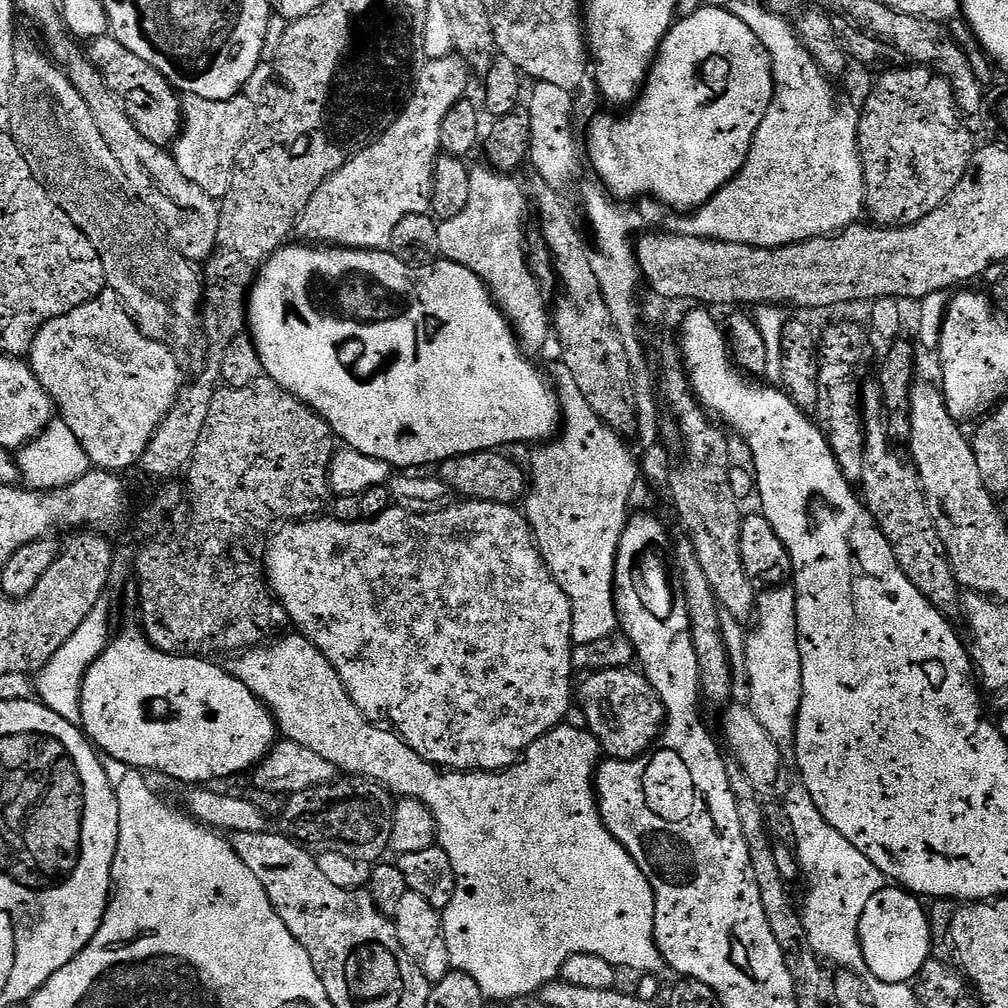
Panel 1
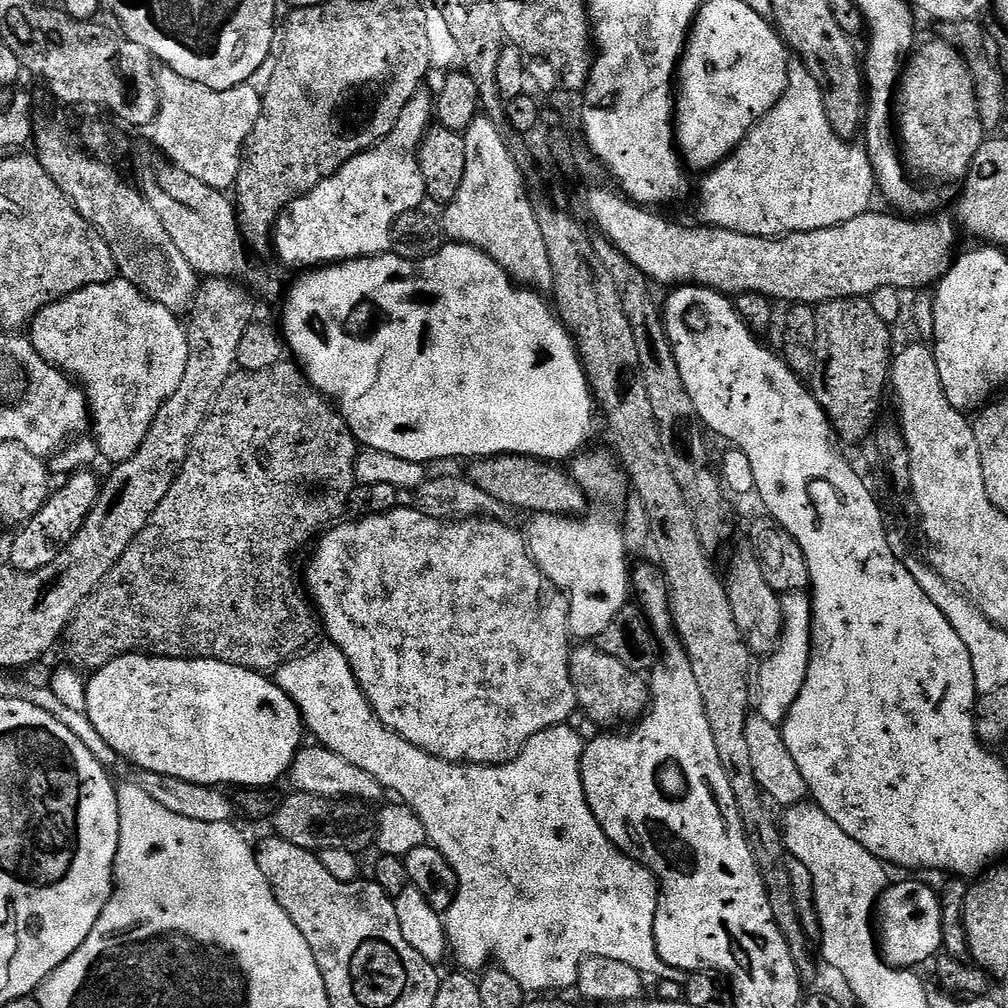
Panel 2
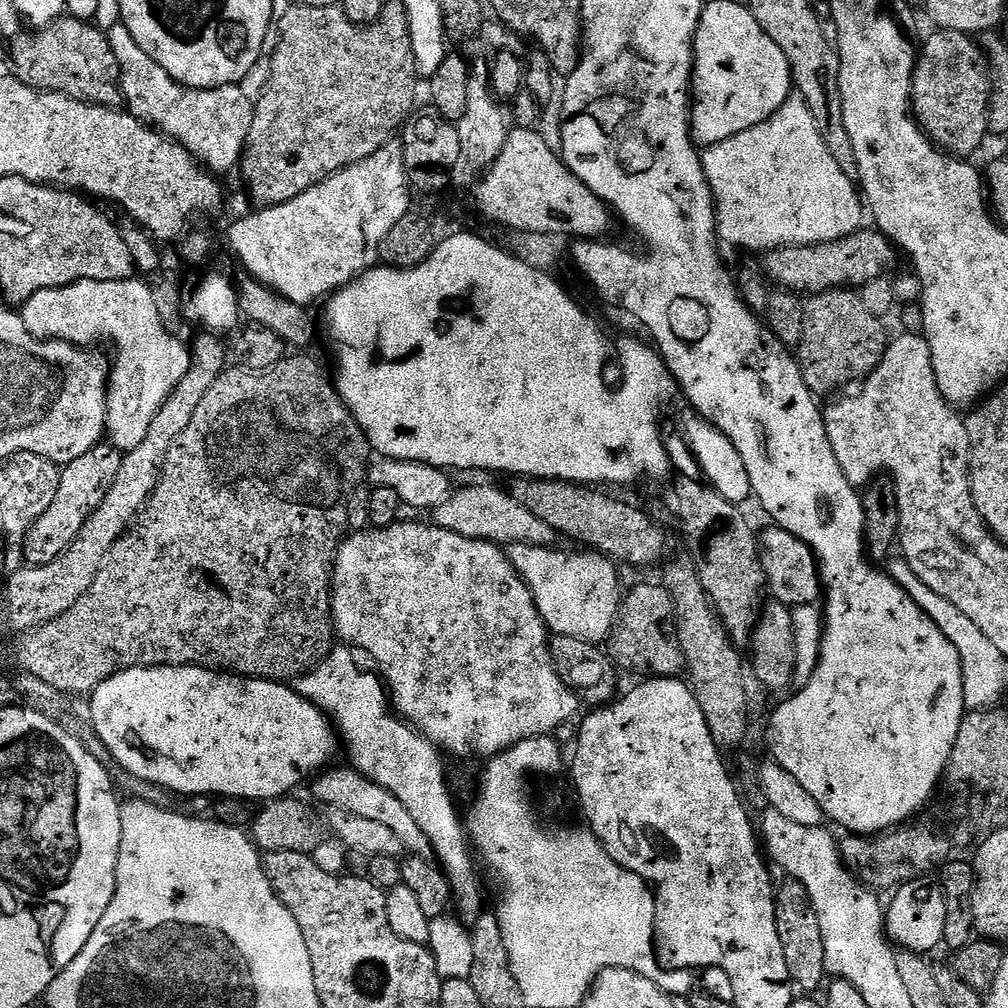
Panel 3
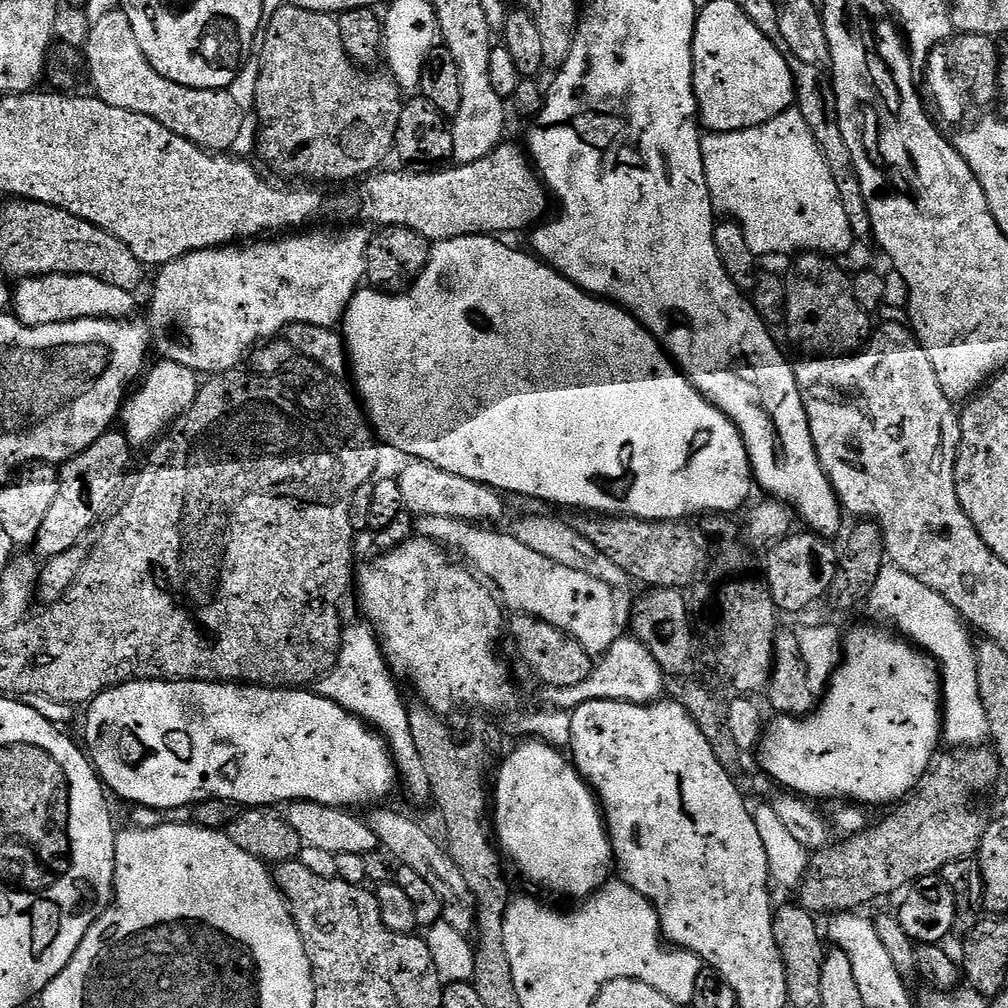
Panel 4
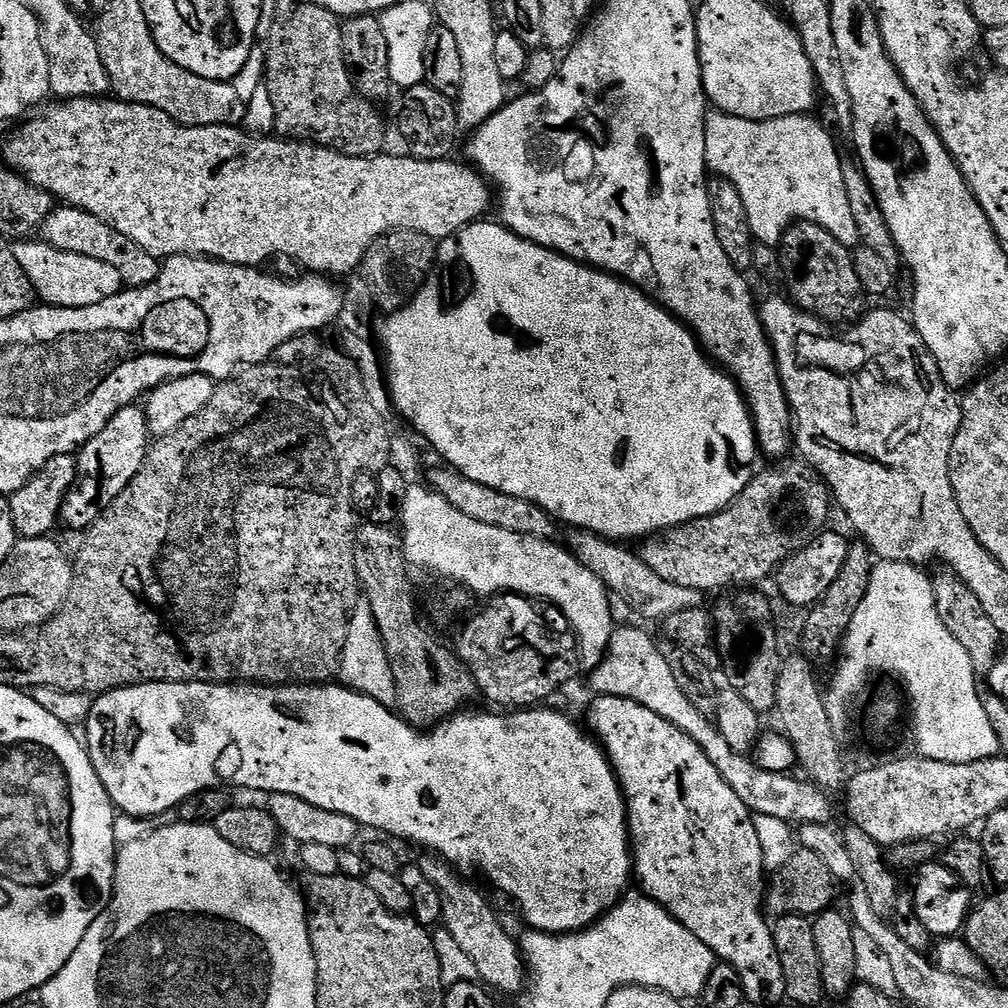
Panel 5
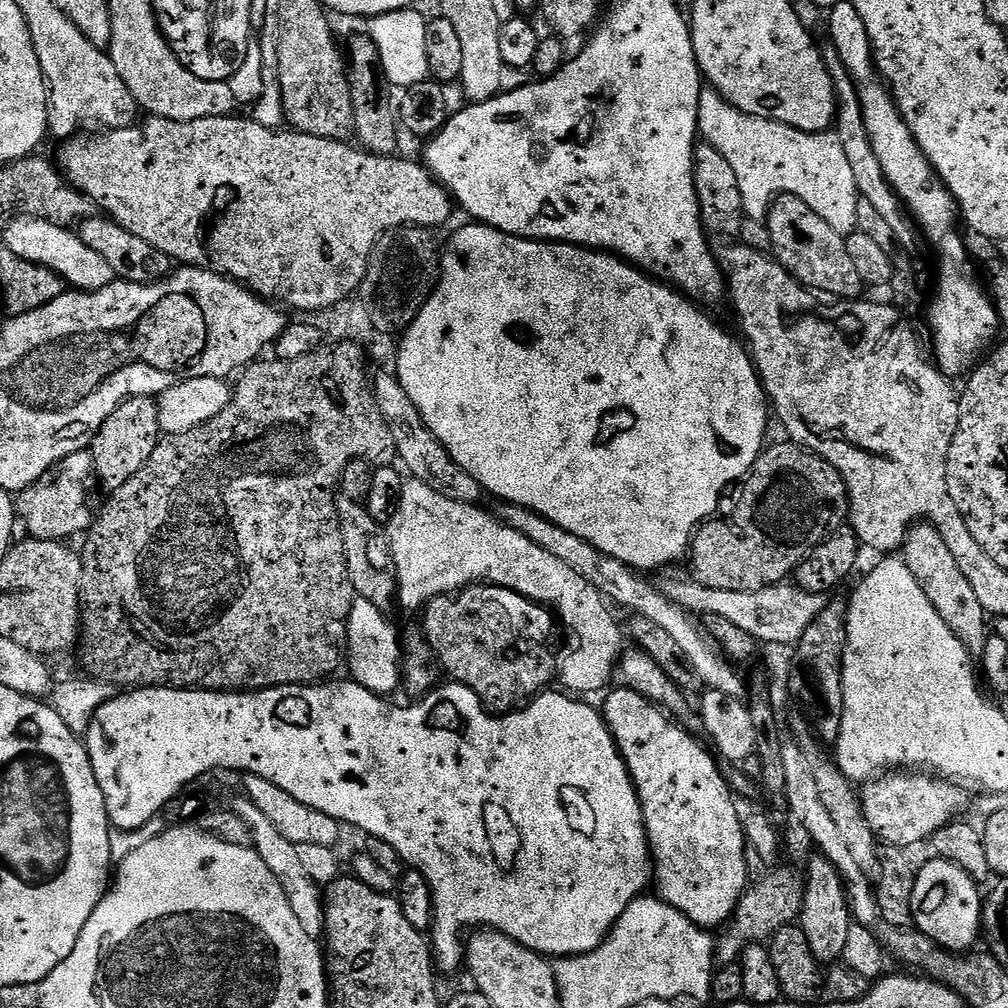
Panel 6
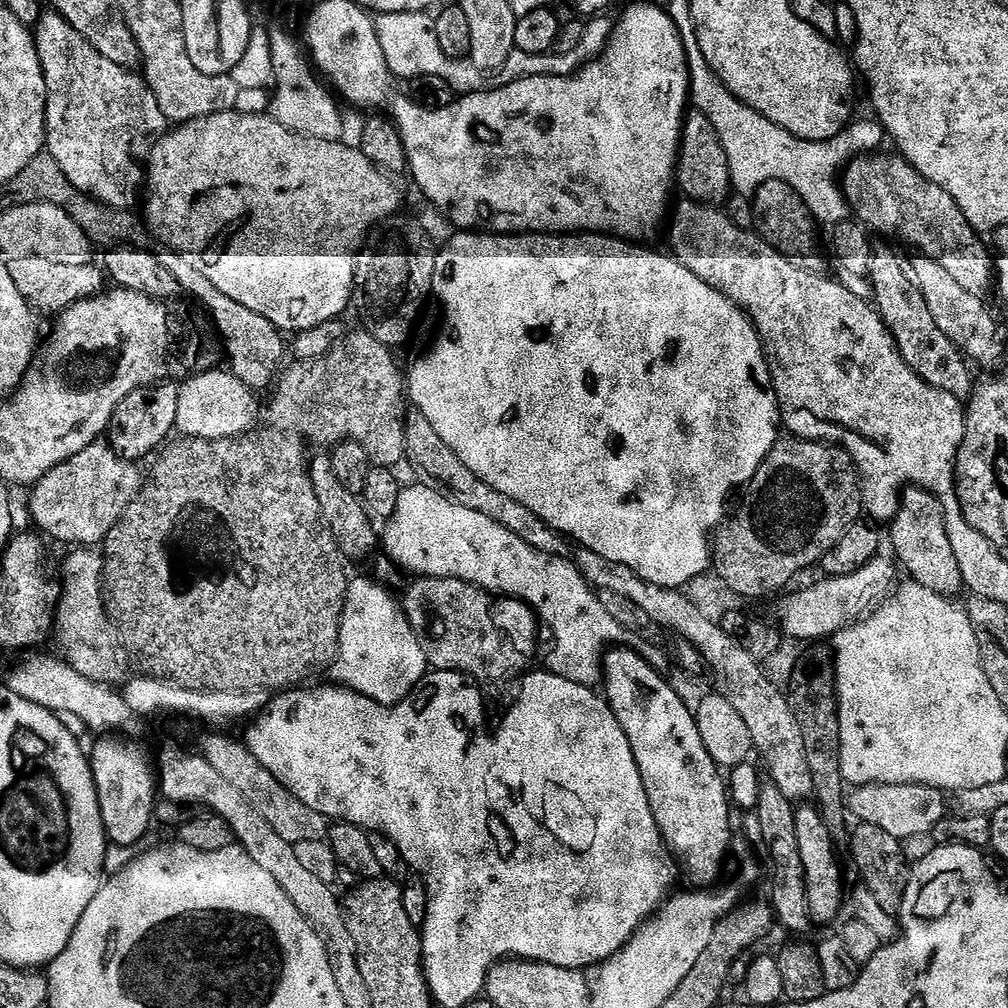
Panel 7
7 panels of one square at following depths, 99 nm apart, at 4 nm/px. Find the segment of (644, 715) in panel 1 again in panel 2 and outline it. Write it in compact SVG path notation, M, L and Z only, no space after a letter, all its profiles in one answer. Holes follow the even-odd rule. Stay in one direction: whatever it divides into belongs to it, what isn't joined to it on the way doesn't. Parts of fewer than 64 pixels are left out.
M576 647L571 649L568 669L579 707L585 708L589 718L596 724L631 725L639 721L650 707L650 688L645 677L630 671L622 666L622 662L602 654L595 647Z

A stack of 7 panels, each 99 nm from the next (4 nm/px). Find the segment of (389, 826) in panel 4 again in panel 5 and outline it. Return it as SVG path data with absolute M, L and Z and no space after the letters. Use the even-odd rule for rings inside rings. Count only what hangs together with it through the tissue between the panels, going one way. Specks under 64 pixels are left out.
M424 854L421 857L421 860L418 860L418 867L440 891L443 927L454 936L458 945L462 946L463 953L474 962L479 979L493 993L516 992L519 988L521 991L526 984L526 965L519 943L514 936L512 940L511 934L500 925L500 920L492 913L487 898L474 885L467 884L464 881L467 879L452 865L444 863L441 857L435 854Z

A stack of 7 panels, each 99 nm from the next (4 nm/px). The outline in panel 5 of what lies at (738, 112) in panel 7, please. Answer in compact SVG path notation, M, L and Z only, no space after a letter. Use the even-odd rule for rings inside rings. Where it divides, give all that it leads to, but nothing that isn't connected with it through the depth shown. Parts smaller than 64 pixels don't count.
M719 110L705 115L704 133L706 134L706 162L709 173L721 180L728 180L738 190L742 203L746 206L753 241L760 246L779 245L784 233L793 224L805 220L810 224L822 226L842 246L849 250L860 244L857 223L850 210L846 185L842 174L842 154L836 149L832 136L811 115L783 116L773 120L747 120L731 116Z

